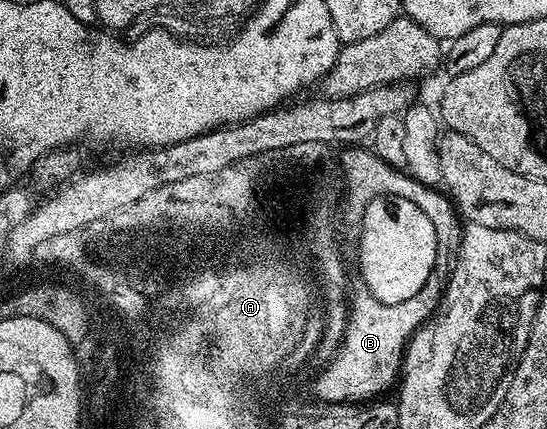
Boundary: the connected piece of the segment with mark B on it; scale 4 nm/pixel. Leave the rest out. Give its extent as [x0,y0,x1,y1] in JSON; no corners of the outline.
[314,180,463,403]

